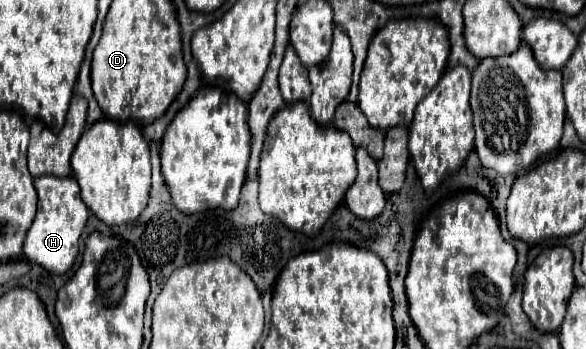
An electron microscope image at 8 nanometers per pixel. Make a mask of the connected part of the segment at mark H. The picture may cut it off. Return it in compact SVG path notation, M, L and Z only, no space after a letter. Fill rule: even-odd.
M39 176L35 178L35 188L39 194L39 206L33 226L29 228L23 244L23 256L49 272L63 274L73 266L79 254L79 238L85 228L89 210L81 198L81 188L77 186L77 180L73 176Z

